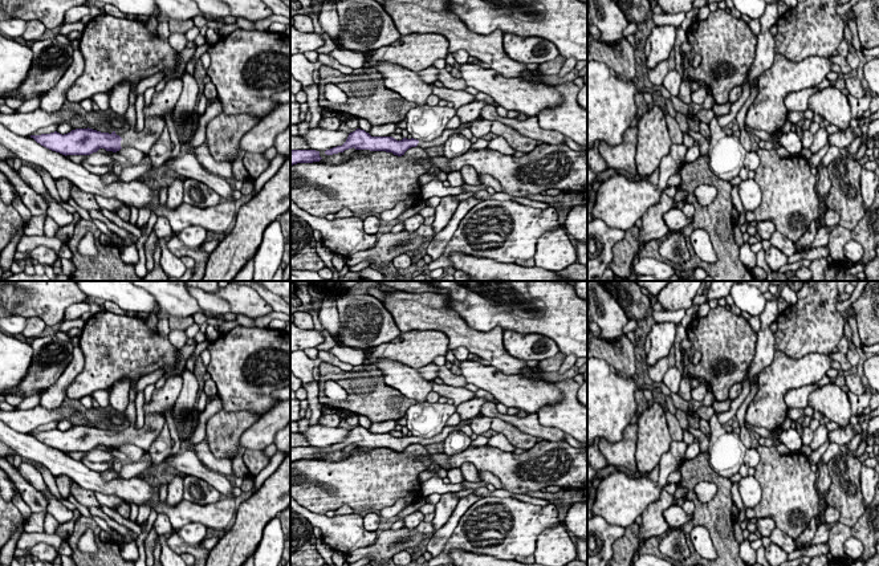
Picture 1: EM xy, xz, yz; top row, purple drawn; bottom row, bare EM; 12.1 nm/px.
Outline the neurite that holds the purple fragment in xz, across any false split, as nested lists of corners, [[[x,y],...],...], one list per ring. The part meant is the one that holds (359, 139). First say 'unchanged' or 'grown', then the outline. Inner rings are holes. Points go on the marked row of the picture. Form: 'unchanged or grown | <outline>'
grown | [[[473,122],[461,123],[456,129],[445,129],[440,137],[431,142],[418,141],[414,138],[403,138],[402,141],[396,141],[392,137],[371,137],[365,130],[357,129],[349,134],[346,142],[342,146],[326,150],[325,154],[333,155],[354,147],[355,150],[386,151],[402,156],[411,147],[418,146],[422,148],[430,148],[443,146],[451,135],[461,134],[461,131],[464,129],[469,129],[472,123]]]

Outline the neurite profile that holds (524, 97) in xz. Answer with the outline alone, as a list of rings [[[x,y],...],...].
[[[459,65],[467,86],[488,94],[498,106],[514,110],[528,118],[537,117],[542,110],[556,109],[562,103],[561,94],[545,84],[534,85],[522,78],[504,77],[493,69],[479,65]]]

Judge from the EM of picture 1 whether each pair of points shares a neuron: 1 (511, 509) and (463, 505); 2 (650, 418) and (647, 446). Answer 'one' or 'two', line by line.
1: two
2: one

